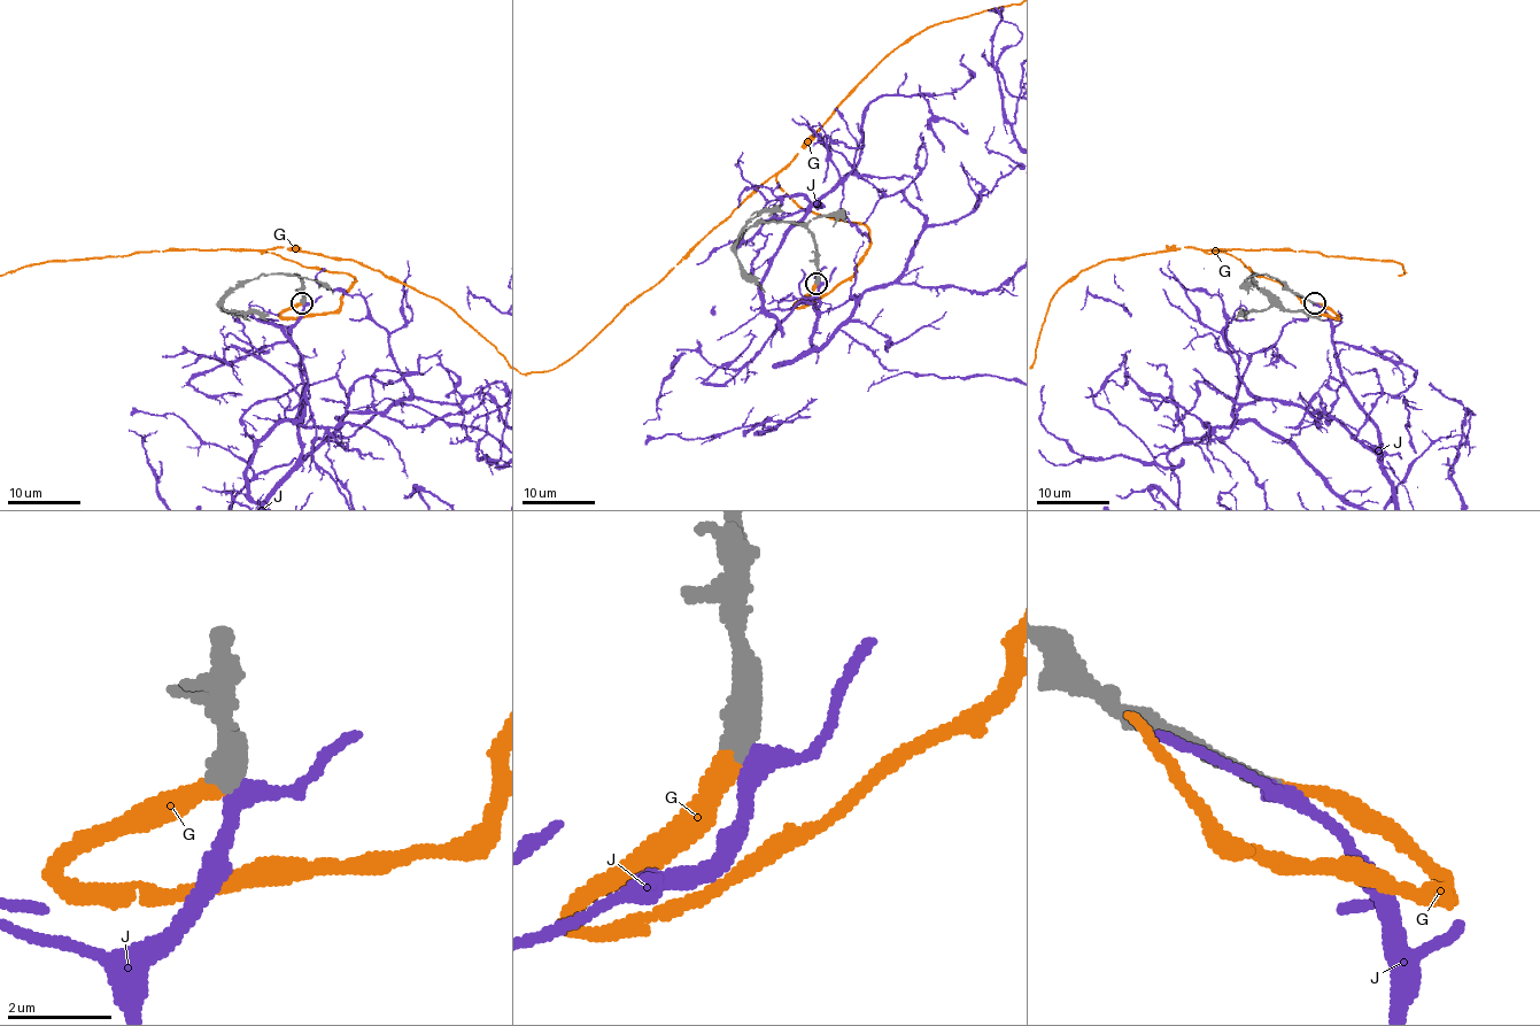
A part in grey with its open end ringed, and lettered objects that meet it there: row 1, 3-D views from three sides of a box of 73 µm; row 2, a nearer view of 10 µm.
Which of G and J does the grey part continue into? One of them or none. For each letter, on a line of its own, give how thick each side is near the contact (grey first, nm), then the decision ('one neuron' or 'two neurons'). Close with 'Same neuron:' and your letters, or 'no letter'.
G: 400 nm thick on the grey side, 320 nm on the other; one neuron
J: 400 nm thick on the grey side, 320 nm on the other; two neurons
Same neuron: G

